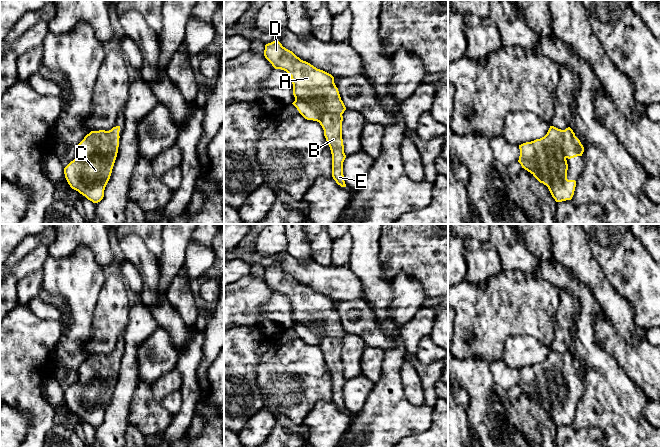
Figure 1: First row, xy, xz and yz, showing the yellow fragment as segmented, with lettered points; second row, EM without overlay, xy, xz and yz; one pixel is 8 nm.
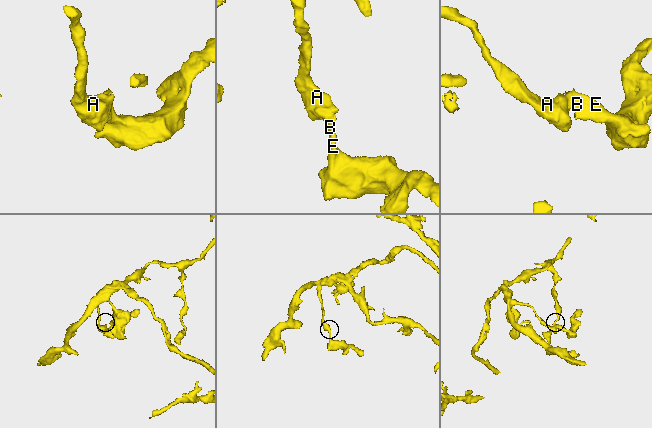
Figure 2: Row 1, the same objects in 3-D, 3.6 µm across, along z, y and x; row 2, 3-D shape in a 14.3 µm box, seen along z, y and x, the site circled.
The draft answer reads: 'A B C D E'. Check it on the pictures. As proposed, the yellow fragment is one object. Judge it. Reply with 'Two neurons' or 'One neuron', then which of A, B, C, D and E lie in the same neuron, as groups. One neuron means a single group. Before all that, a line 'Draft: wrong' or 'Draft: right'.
Draft: right
One neuron. Groups: A B C D E

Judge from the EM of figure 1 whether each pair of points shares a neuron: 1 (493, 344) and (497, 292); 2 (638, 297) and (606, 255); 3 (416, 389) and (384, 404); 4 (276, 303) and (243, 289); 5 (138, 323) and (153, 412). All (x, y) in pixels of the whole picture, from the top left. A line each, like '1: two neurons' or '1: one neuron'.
1: one neuron
2: one neuron
3: two neurons
4: two neurons
5: two neurons

